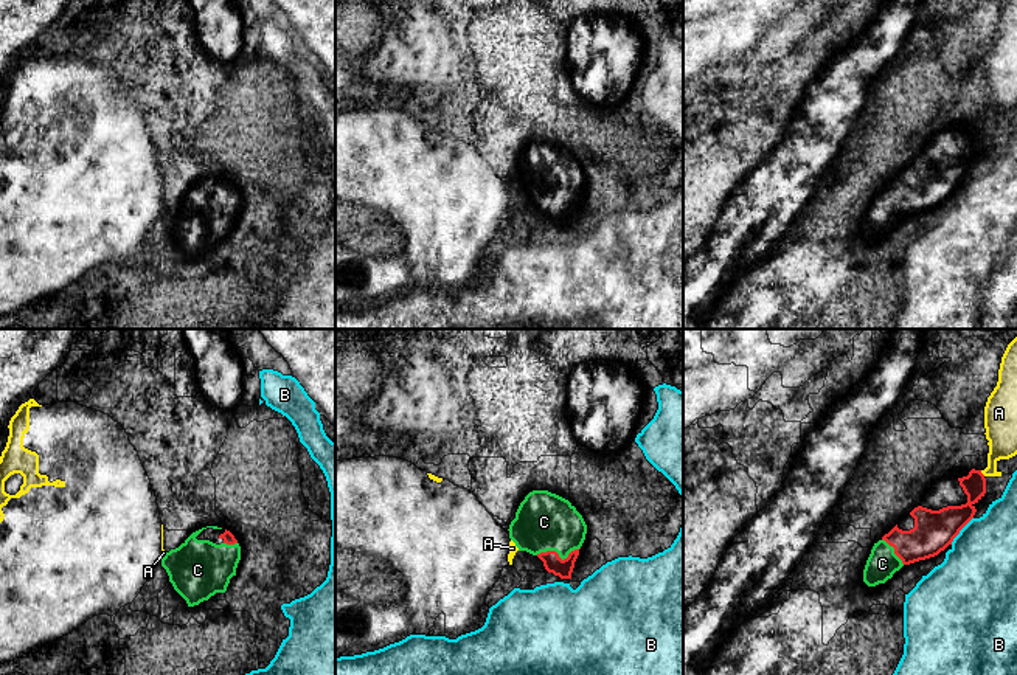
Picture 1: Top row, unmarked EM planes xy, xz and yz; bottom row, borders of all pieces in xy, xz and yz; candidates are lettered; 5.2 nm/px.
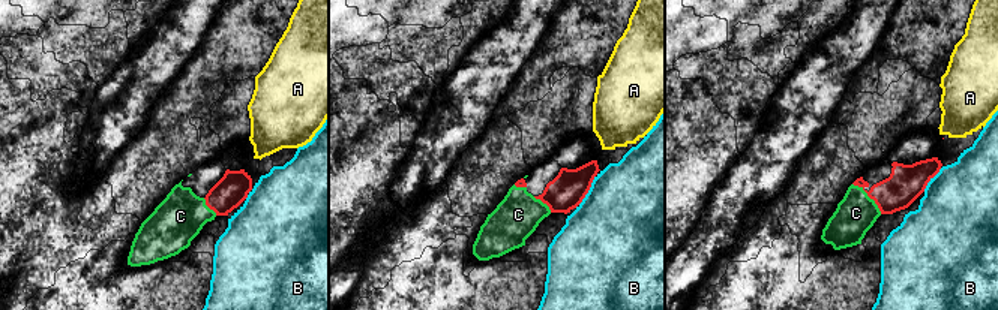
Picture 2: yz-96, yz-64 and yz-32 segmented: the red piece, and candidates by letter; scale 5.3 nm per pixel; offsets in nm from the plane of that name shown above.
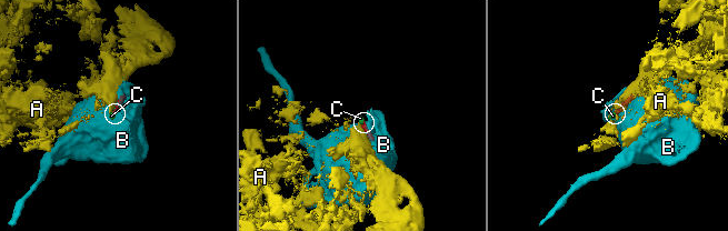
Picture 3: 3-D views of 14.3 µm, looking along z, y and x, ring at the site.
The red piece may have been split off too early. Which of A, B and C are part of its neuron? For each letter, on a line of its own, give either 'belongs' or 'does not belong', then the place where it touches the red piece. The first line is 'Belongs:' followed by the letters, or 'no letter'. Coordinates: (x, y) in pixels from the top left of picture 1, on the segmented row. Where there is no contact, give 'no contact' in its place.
Belongs: C
A: does not belong; meets red in yz at (982, 474)
B: does not belong; meets red in yz at (960, 529)
C: belongs; meets red in xz at (558, 554)

